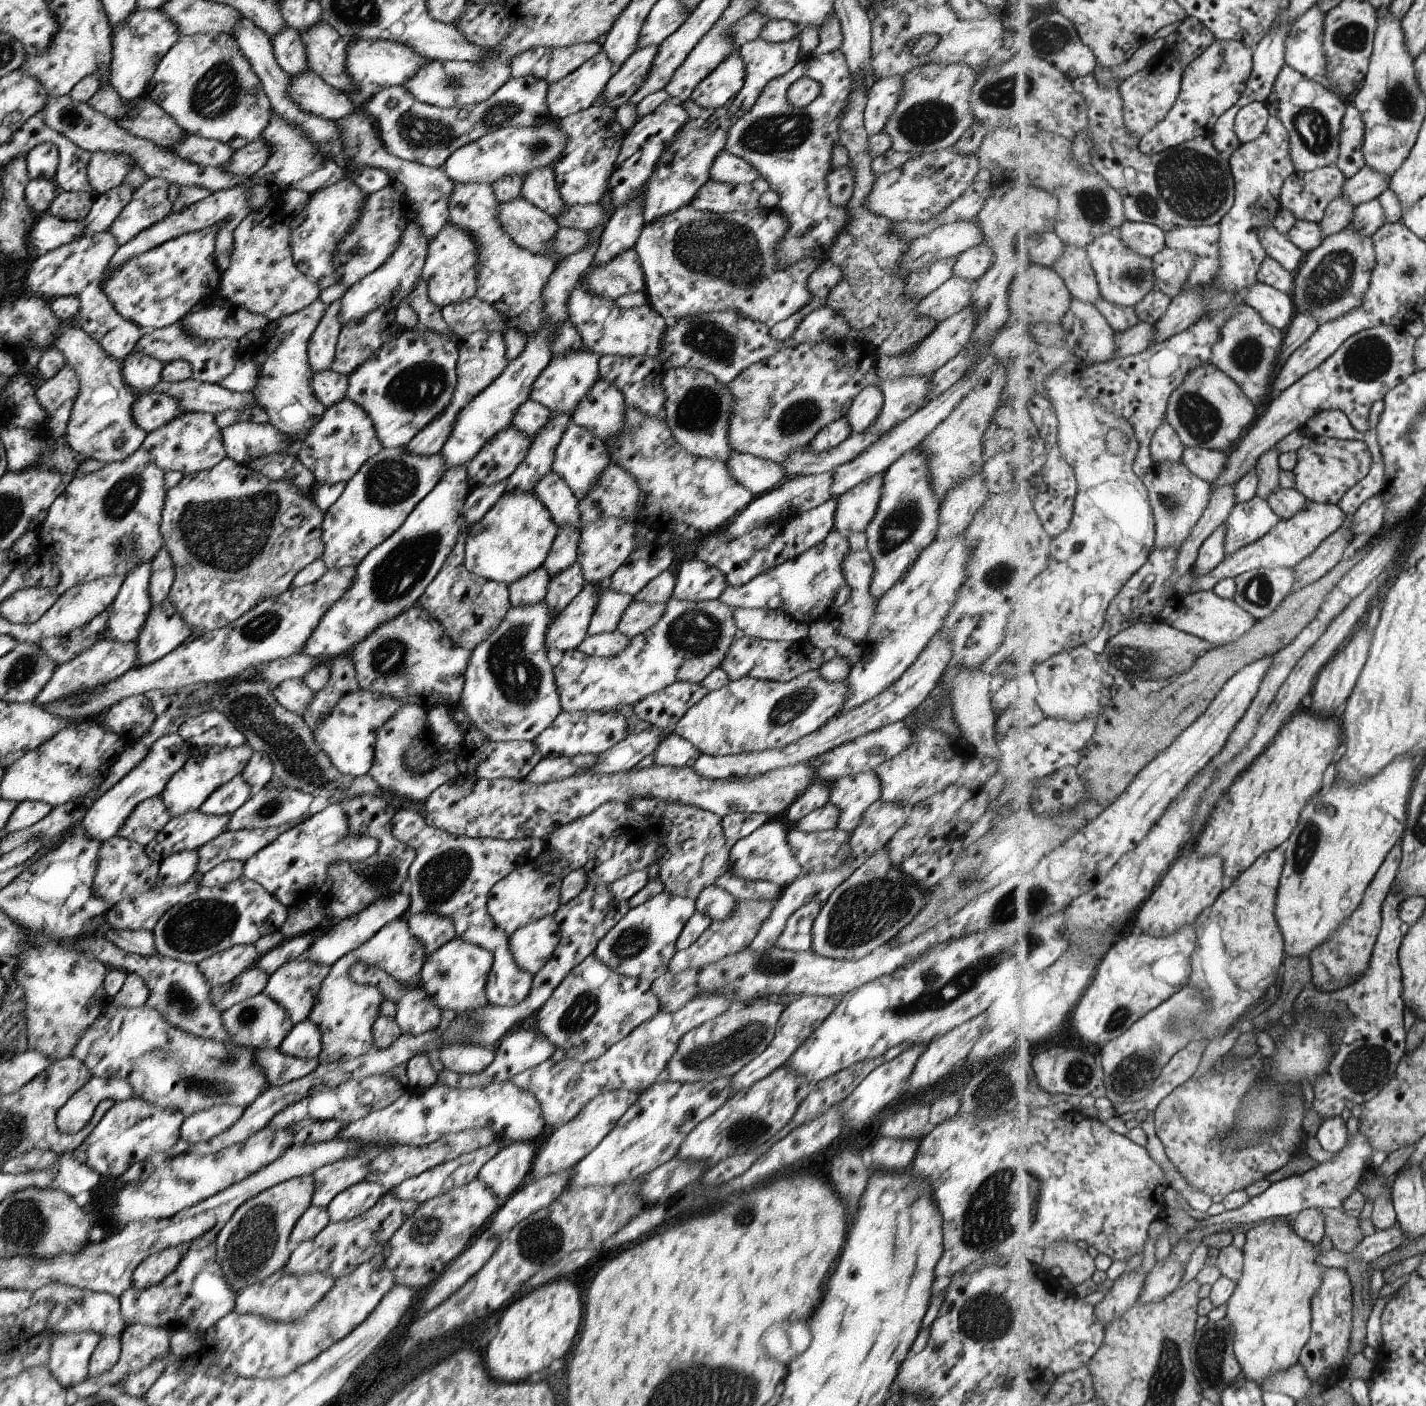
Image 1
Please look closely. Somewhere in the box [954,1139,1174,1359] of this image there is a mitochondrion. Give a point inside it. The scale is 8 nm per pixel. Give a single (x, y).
(989, 1218)

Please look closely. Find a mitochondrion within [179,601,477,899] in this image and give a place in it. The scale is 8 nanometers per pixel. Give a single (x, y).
(251, 712)

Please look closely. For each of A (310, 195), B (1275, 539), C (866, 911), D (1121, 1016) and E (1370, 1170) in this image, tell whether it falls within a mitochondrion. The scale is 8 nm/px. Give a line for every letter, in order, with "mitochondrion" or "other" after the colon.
A: other
B: other
C: mitochondrion
D: mitochondrion
E: other

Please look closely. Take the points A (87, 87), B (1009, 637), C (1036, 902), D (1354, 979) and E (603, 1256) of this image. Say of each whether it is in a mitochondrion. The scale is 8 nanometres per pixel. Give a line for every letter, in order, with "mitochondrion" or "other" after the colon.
A: other
B: other
C: mitochondrion
D: other
E: other

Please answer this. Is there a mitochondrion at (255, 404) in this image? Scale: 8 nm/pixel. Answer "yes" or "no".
no

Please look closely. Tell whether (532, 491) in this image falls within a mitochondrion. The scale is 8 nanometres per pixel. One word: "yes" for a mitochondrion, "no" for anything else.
no

